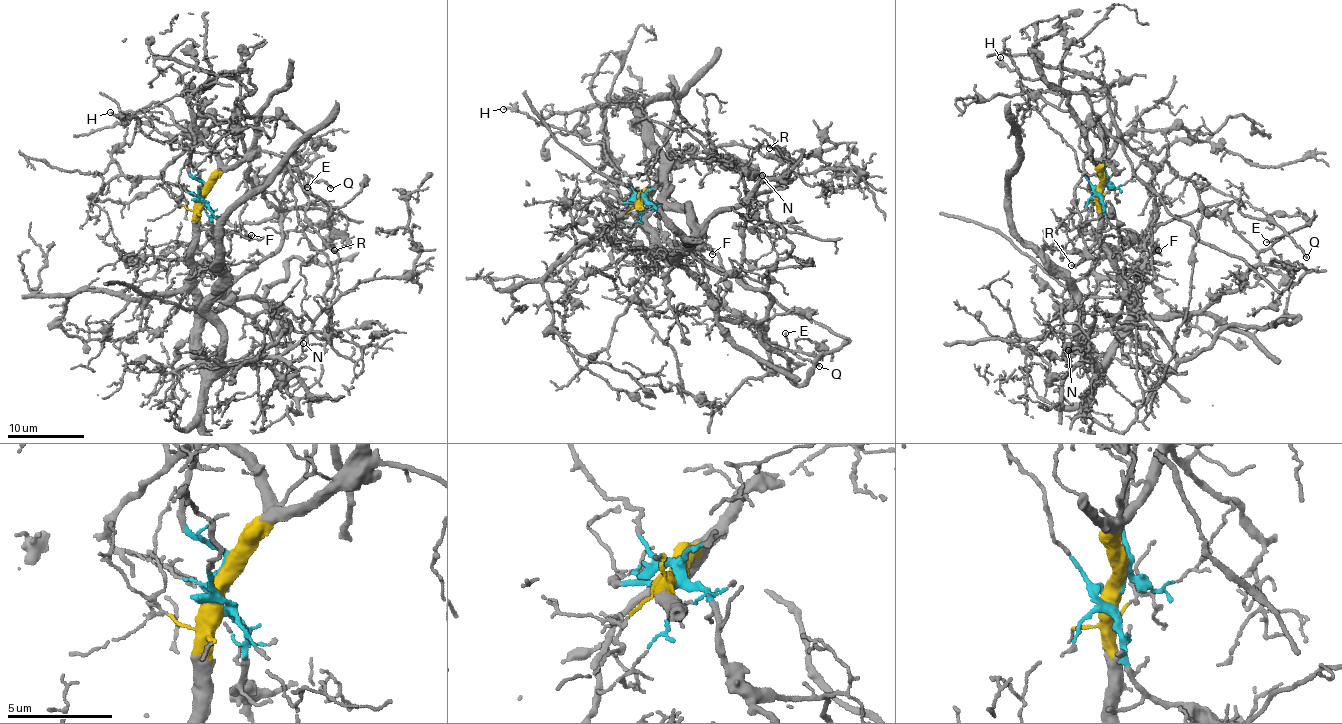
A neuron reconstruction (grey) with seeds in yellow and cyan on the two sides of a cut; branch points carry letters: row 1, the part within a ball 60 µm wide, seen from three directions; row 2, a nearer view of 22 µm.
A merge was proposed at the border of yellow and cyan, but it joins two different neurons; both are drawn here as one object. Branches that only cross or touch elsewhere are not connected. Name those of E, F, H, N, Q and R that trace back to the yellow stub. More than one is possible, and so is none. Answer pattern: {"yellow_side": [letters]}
{"yellow_side": ["N", "R"]}

